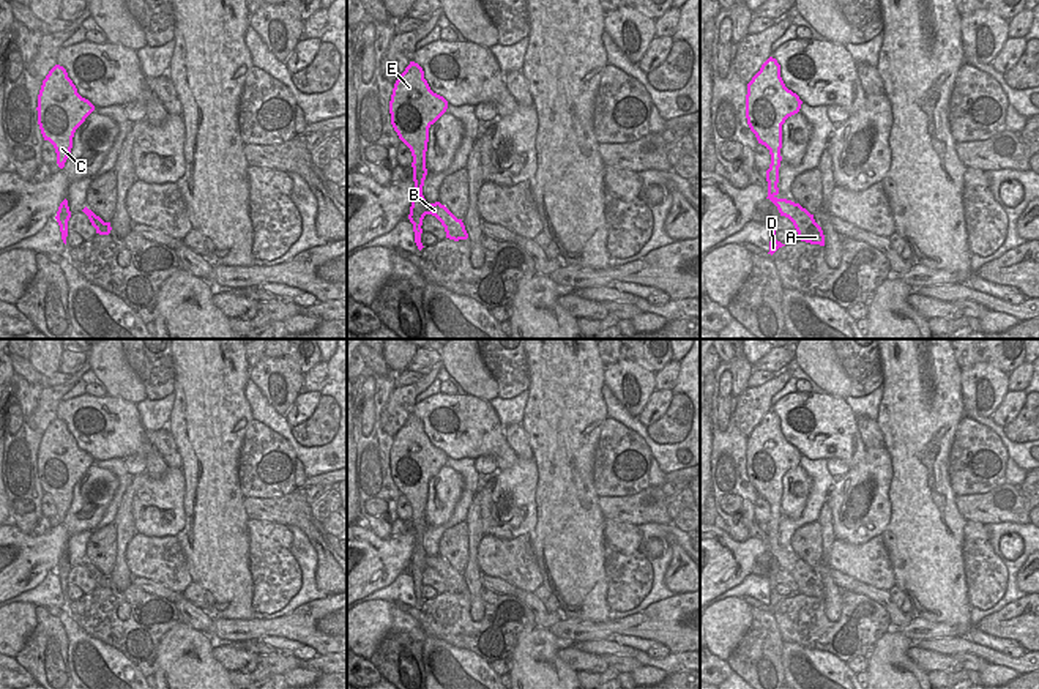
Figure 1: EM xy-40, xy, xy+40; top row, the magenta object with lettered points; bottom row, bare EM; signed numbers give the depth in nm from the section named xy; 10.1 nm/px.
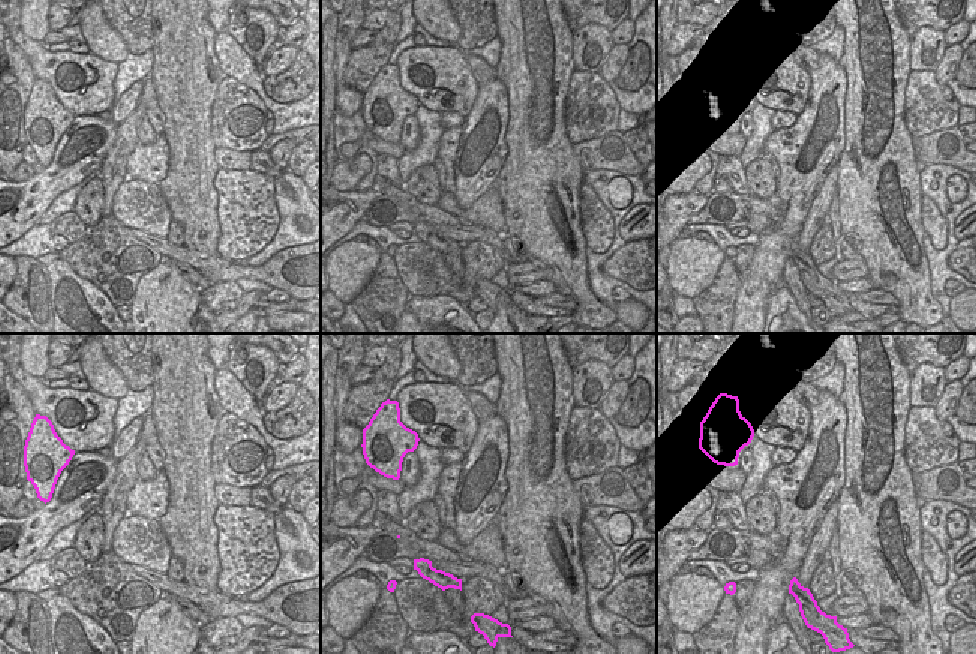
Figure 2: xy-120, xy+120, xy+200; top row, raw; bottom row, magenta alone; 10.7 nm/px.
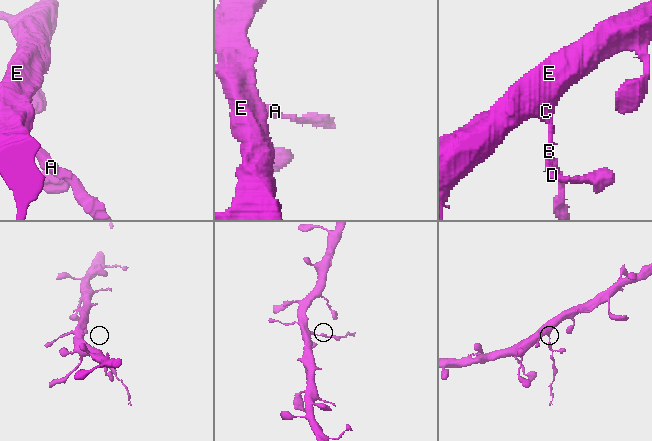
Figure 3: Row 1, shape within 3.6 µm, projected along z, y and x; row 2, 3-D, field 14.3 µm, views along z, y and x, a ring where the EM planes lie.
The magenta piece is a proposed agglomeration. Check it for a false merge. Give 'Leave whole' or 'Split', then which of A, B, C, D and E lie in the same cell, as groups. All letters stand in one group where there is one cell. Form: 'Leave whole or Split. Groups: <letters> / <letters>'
Split. Groups: A B / C D E

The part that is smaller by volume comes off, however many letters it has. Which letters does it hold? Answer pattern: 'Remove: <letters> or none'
Remove: A, B

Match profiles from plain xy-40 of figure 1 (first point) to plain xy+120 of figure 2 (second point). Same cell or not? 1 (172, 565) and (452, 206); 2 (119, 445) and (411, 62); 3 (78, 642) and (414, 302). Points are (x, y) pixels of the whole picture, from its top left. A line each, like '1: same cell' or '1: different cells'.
1: same cell
2: same cell
3: same cell

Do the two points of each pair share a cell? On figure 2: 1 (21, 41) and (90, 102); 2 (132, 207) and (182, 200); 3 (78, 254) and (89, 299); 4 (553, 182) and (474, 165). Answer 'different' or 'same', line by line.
1: same
2: different
3: different
4: different

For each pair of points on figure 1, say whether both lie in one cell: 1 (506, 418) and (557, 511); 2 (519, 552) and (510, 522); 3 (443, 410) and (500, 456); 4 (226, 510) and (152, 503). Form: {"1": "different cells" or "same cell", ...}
{"1": "different cells", "2": "different cells", "3": "same cell", "4": "different cells"}

